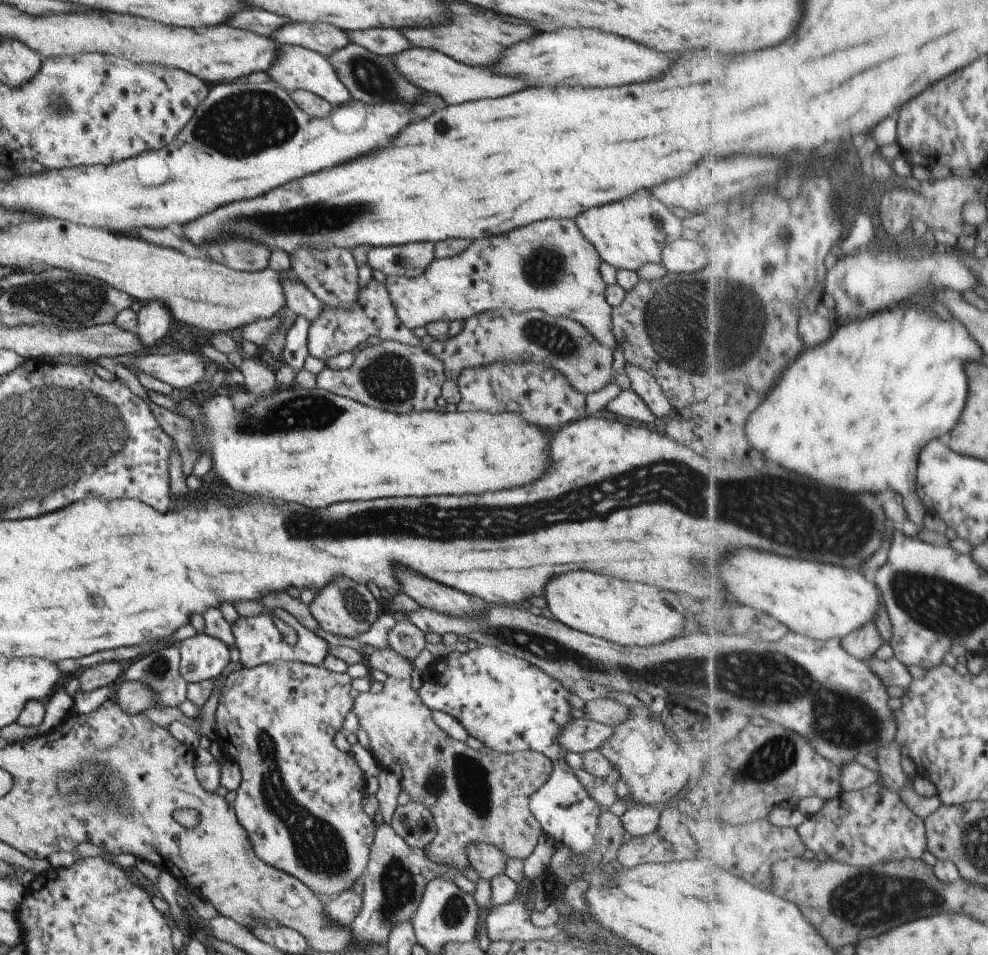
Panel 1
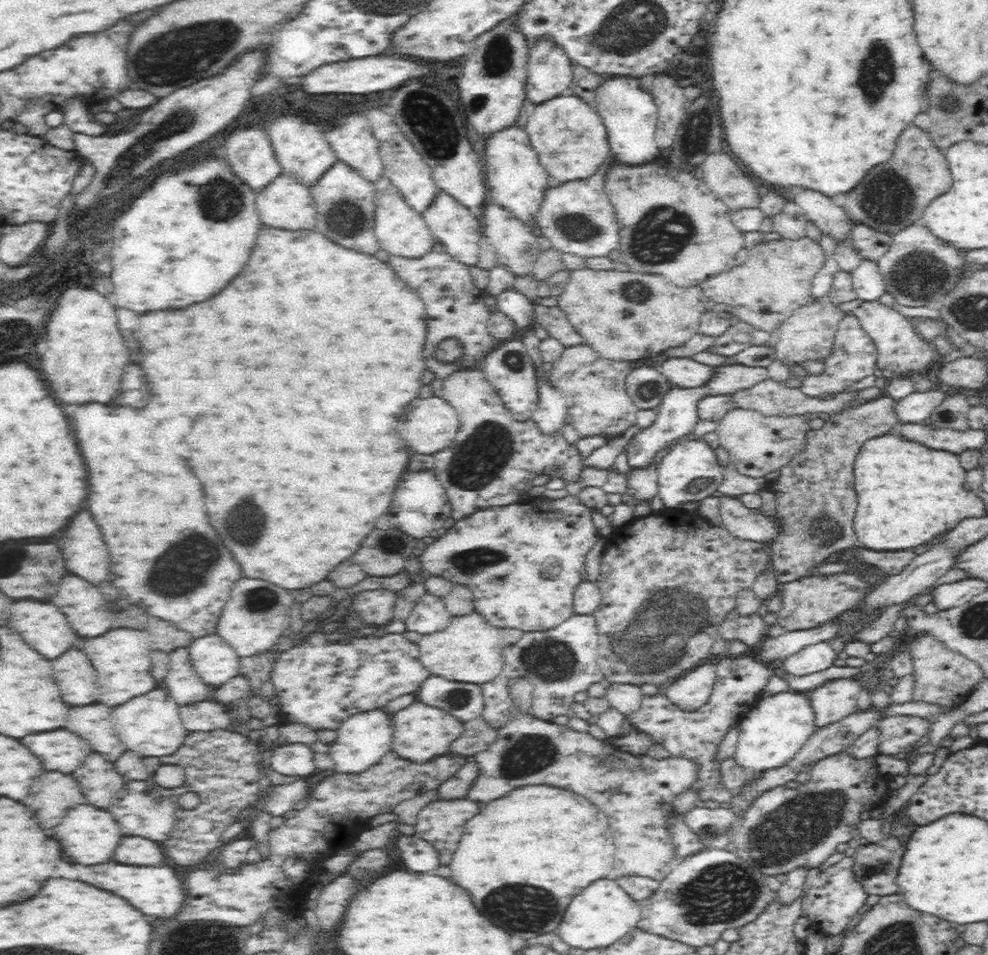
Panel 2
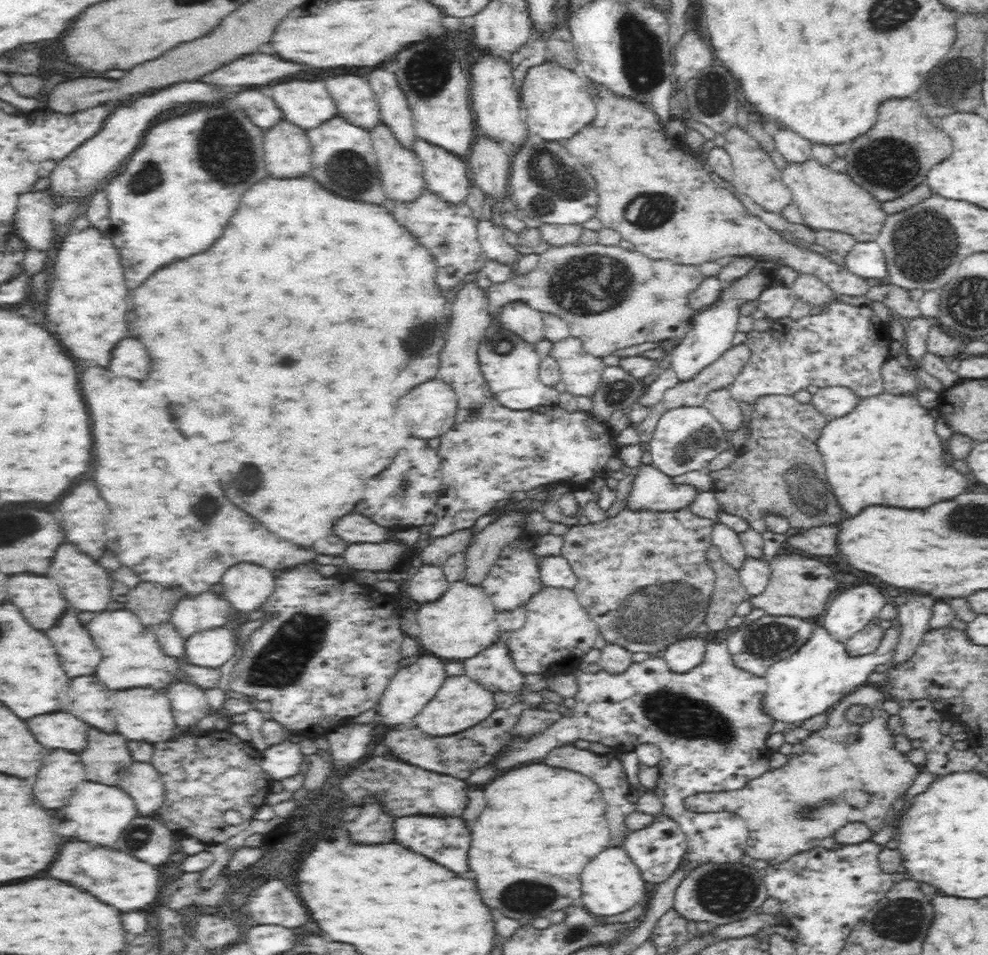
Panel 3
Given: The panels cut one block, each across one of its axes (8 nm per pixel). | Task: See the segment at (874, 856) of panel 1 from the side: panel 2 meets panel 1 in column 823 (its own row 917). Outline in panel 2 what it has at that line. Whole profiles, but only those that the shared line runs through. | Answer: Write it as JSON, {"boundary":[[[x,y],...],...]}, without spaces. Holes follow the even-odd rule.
{"boundary":[[[848,853],[839,862],[820,871],[818,868],[809,869],[806,879],[806,886],[803,892],[802,910],[810,922],[813,922],[814,929],[827,935],[838,935],[848,928],[848,922],[864,904],[867,903],[868,893],[860,885],[858,879],[854,878],[854,859]]]}

